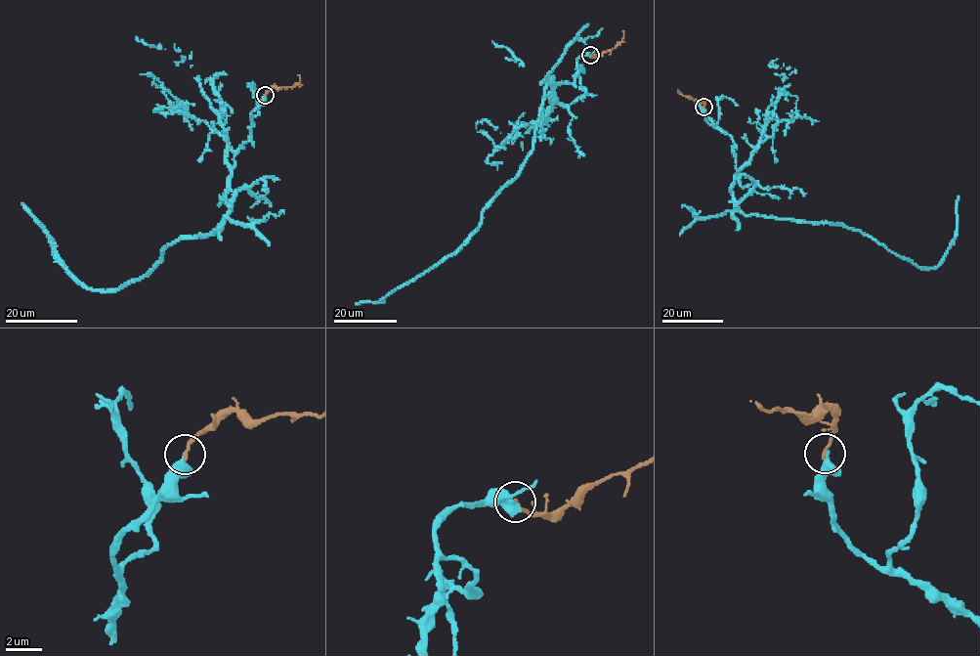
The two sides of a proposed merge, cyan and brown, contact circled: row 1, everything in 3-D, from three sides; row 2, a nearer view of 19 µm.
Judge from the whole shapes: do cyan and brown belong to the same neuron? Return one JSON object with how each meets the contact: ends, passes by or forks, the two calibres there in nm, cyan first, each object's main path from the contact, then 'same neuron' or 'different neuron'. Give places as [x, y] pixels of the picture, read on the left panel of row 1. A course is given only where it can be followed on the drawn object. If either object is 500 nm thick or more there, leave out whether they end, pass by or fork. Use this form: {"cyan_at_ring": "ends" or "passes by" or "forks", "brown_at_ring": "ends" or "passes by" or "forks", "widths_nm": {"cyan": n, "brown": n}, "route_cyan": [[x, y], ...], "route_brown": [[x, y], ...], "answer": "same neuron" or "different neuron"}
{"cyan_at_ring": "ends", "brown_at_ring": "ends", "widths_nm": {"cyan": 440, "brown": 190}, "route_cyan": [[265, 95], [234, 156], [223, 223], [168, 243], [151, 270], [117, 288], [81, 284], [21, 203]], "route_brown": [[265, 95], [275, 87], [293, 87], [300, 83], [297, 74]], "answer": "different neuron"}

